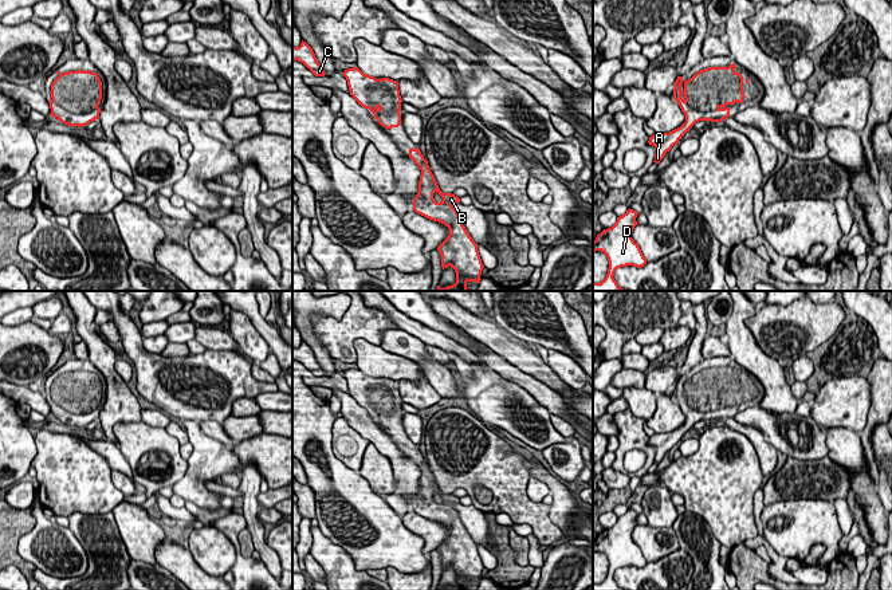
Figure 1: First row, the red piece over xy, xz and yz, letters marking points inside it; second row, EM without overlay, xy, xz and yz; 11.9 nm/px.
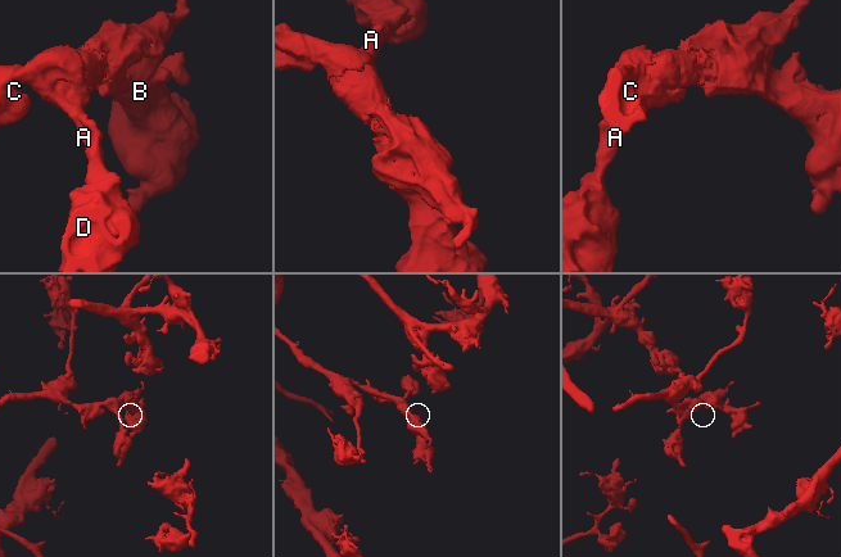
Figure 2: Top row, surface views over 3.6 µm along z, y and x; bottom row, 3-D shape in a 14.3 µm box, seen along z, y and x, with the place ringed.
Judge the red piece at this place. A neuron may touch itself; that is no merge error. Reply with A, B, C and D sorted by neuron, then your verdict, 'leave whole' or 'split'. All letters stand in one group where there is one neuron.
groups A B C D; leave whole

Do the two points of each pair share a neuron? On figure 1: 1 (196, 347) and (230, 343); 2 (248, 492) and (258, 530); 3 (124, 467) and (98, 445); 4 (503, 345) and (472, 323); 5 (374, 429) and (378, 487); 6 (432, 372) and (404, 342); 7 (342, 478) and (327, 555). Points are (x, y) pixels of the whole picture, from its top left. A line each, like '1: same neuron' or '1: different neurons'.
1: different neurons
2: same neuron
3: same neuron
4: same neuron
5: different neurons
6: same neuron
7: different neurons

